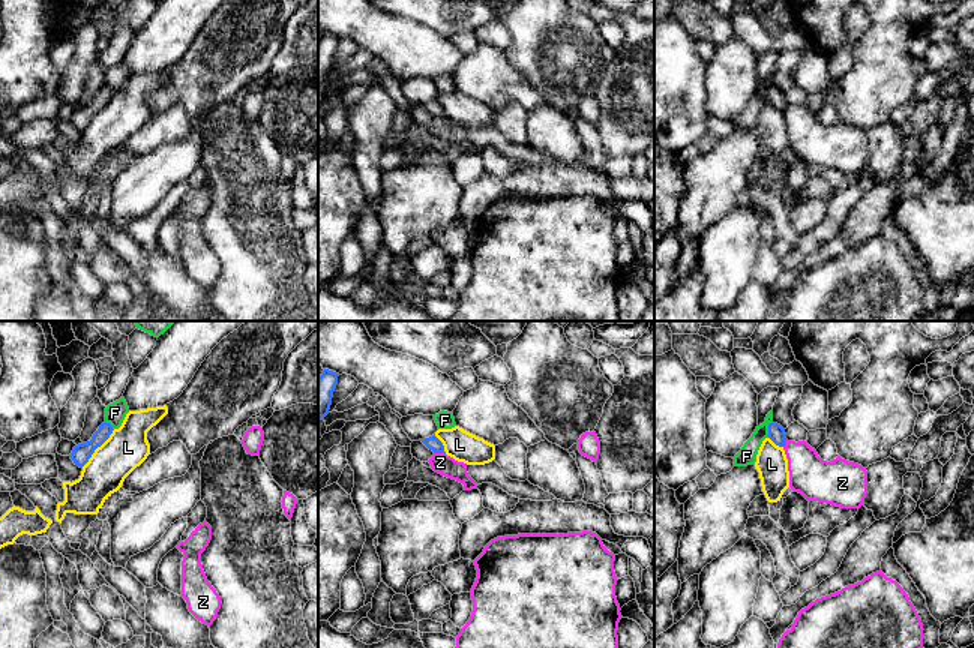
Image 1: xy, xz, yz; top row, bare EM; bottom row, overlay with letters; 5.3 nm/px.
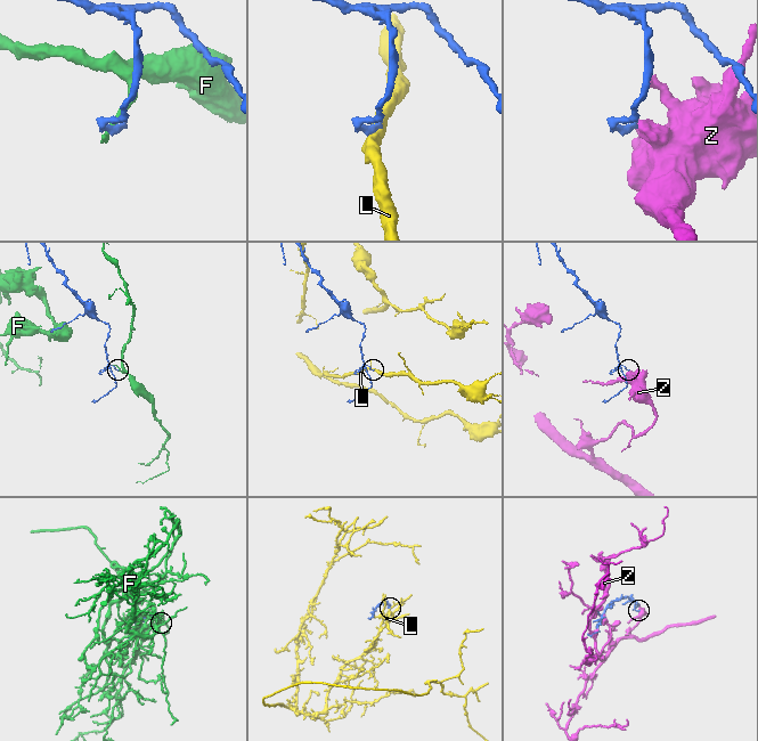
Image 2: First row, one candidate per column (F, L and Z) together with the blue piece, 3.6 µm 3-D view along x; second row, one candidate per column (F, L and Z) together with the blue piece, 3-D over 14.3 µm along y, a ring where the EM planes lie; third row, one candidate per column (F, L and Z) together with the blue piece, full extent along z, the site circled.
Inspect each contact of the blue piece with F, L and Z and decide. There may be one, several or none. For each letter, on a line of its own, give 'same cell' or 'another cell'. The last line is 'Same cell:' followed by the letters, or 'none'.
F: another cell
L: another cell
Z: another cell
Same cell: none

